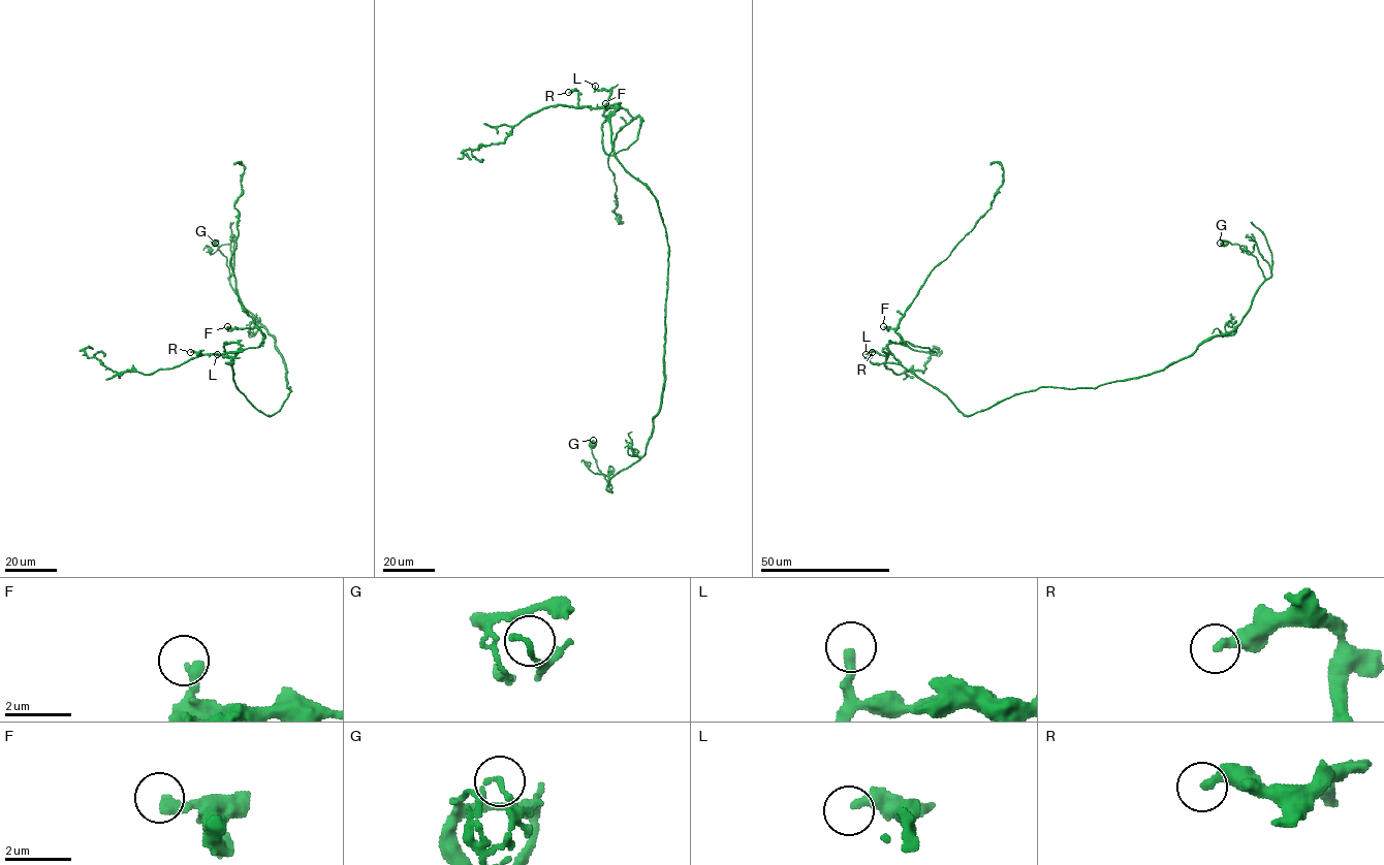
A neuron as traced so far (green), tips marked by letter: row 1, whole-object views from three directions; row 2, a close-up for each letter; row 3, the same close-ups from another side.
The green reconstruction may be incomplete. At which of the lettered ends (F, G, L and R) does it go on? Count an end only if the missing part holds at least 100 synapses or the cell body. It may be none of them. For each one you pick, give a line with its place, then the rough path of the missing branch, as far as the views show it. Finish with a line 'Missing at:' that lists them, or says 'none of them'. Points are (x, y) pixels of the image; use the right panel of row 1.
Missing at: none of them

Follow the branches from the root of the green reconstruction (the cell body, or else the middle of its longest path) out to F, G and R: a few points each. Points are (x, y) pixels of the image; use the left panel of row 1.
F: (262, 413), (233, 380), (231, 359), (241, 345), (223, 346), (225, 352), (256, 347), (263, 333), (227, 326)
G: (262, 413), (277, 412), (290, 392), (284, 361), (274, 337), (232, 288), (226, 259), (212, 242), (215, 243)
R: (262, 413), (233, 380), (231, 359), (240, 348), (231, 353), (200, 356), (200, 351), (190, 352)

